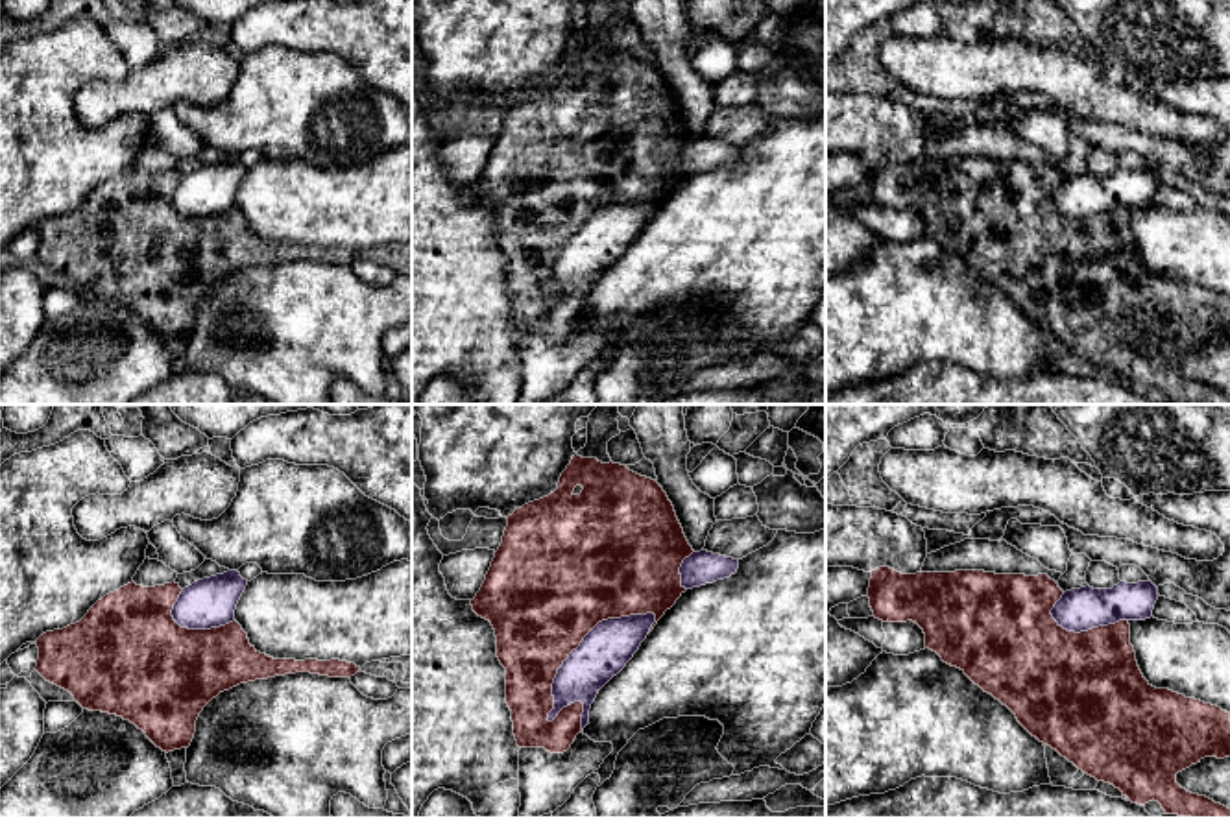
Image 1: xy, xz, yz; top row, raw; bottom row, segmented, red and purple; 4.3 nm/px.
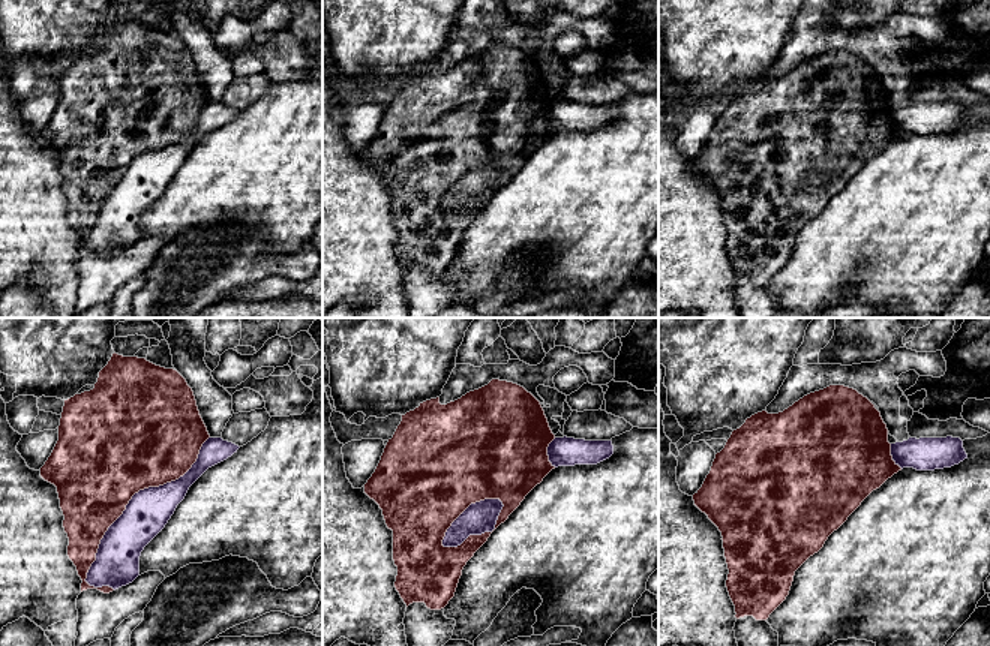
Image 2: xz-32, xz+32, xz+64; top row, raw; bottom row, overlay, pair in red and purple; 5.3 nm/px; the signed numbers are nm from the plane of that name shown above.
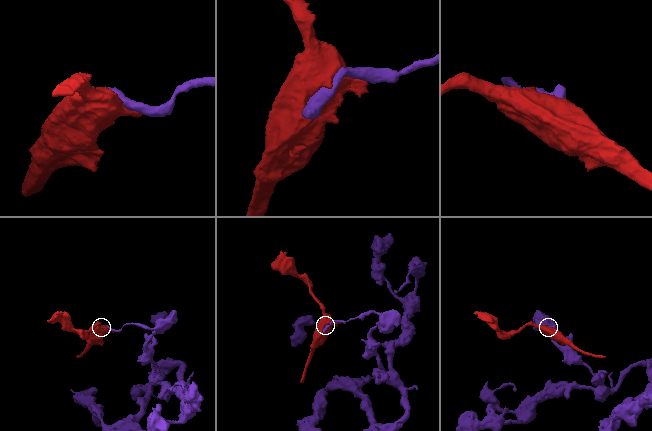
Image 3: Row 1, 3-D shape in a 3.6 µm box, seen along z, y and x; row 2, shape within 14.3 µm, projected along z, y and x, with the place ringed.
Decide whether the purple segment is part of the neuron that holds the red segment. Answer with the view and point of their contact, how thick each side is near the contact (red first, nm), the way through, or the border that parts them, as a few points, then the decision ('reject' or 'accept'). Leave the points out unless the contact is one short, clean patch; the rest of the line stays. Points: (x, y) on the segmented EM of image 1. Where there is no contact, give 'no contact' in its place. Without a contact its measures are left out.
contact xz (580, 641); calibres 500 and 220 nm; reject

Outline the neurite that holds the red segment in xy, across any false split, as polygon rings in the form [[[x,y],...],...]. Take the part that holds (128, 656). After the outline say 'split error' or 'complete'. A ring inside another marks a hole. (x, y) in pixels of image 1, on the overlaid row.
[[[131,582],[105,595],[79,622],[37,639],[35,670],[46,681],[68,691],[83,709],[129,720],[166,753],[188,748],[203,707],[240,683],[295,672],[329,678],[351,678],[360,672],[355,663],[340,659],[273,659],[249,644],[236,620],[211,630],[181,628],[172,617],[181,591],[175,582],[155,587]]]; complete

